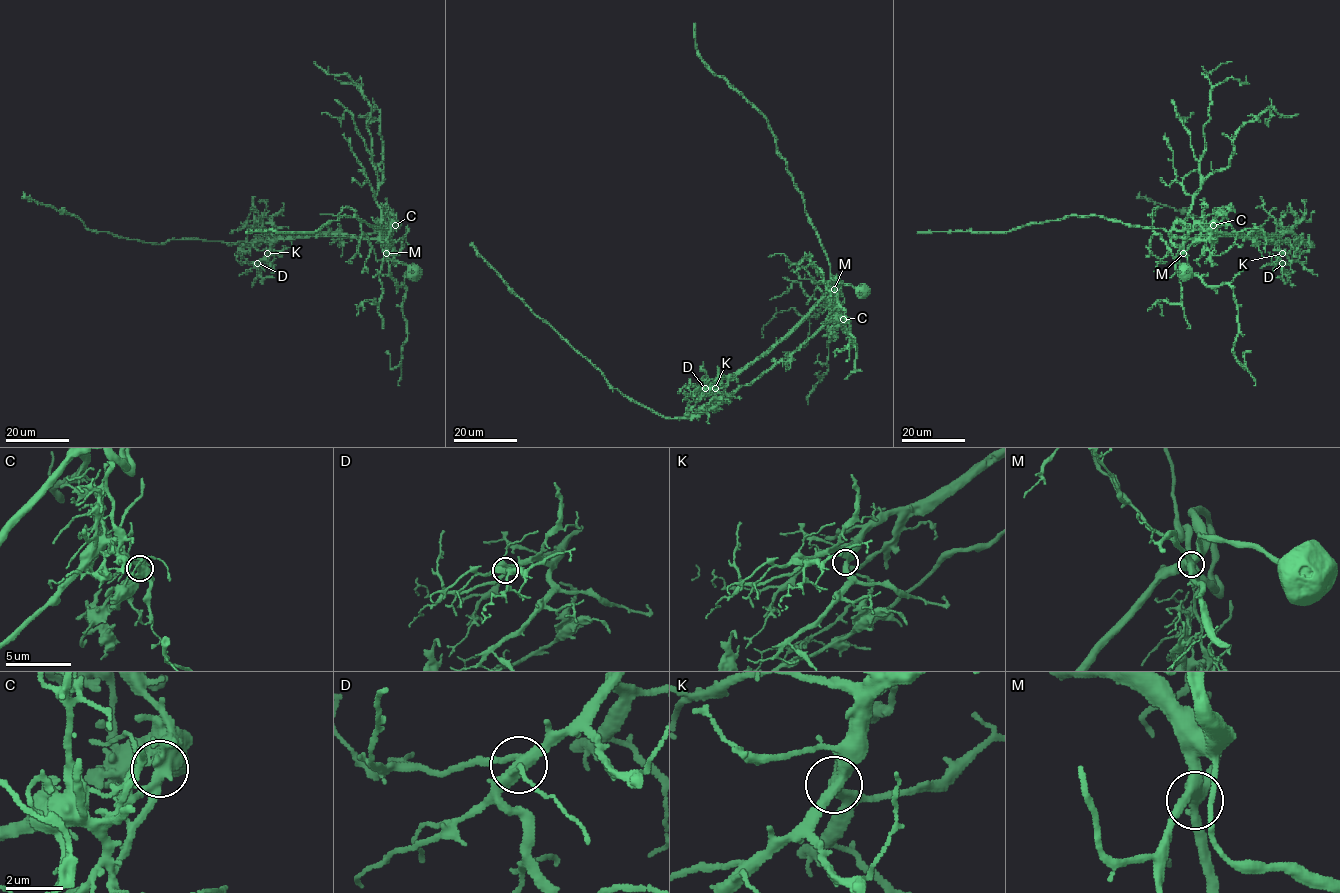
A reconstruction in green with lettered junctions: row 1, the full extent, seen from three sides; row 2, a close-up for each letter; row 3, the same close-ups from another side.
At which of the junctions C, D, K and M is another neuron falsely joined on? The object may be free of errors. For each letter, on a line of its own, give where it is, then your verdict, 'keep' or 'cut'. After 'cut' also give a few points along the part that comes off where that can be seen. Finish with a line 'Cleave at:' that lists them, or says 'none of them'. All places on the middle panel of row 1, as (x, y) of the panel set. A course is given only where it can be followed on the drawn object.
C: (843, 319) | cut | (843, 319), (834, 314), (793, 352), (719, 404), (695, 416), (664, 417), (614, 389), (469, 245)
D: (705, 388) | keep
K: (715, 388) | keep
M: (834, 289) | keep
Cleave at: C

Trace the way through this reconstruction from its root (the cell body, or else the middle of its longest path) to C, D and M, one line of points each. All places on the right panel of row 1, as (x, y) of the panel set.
C: (1185, 273), (1188, 270), (1176, 260), (1177, 252), (1180, 249), (1186, 251), (1194, 242), (1208, 239), (1213, 225)
D: (1185, 273), (1188, 270), (1176, 260), (1181, 245), (1187, 240), (1218, 236), (1268, 237), (1276, 245), (1282, 263)
M: (1185, 273), (1188, 270), (1176, 260), (1180, 249), (1183, 253)

